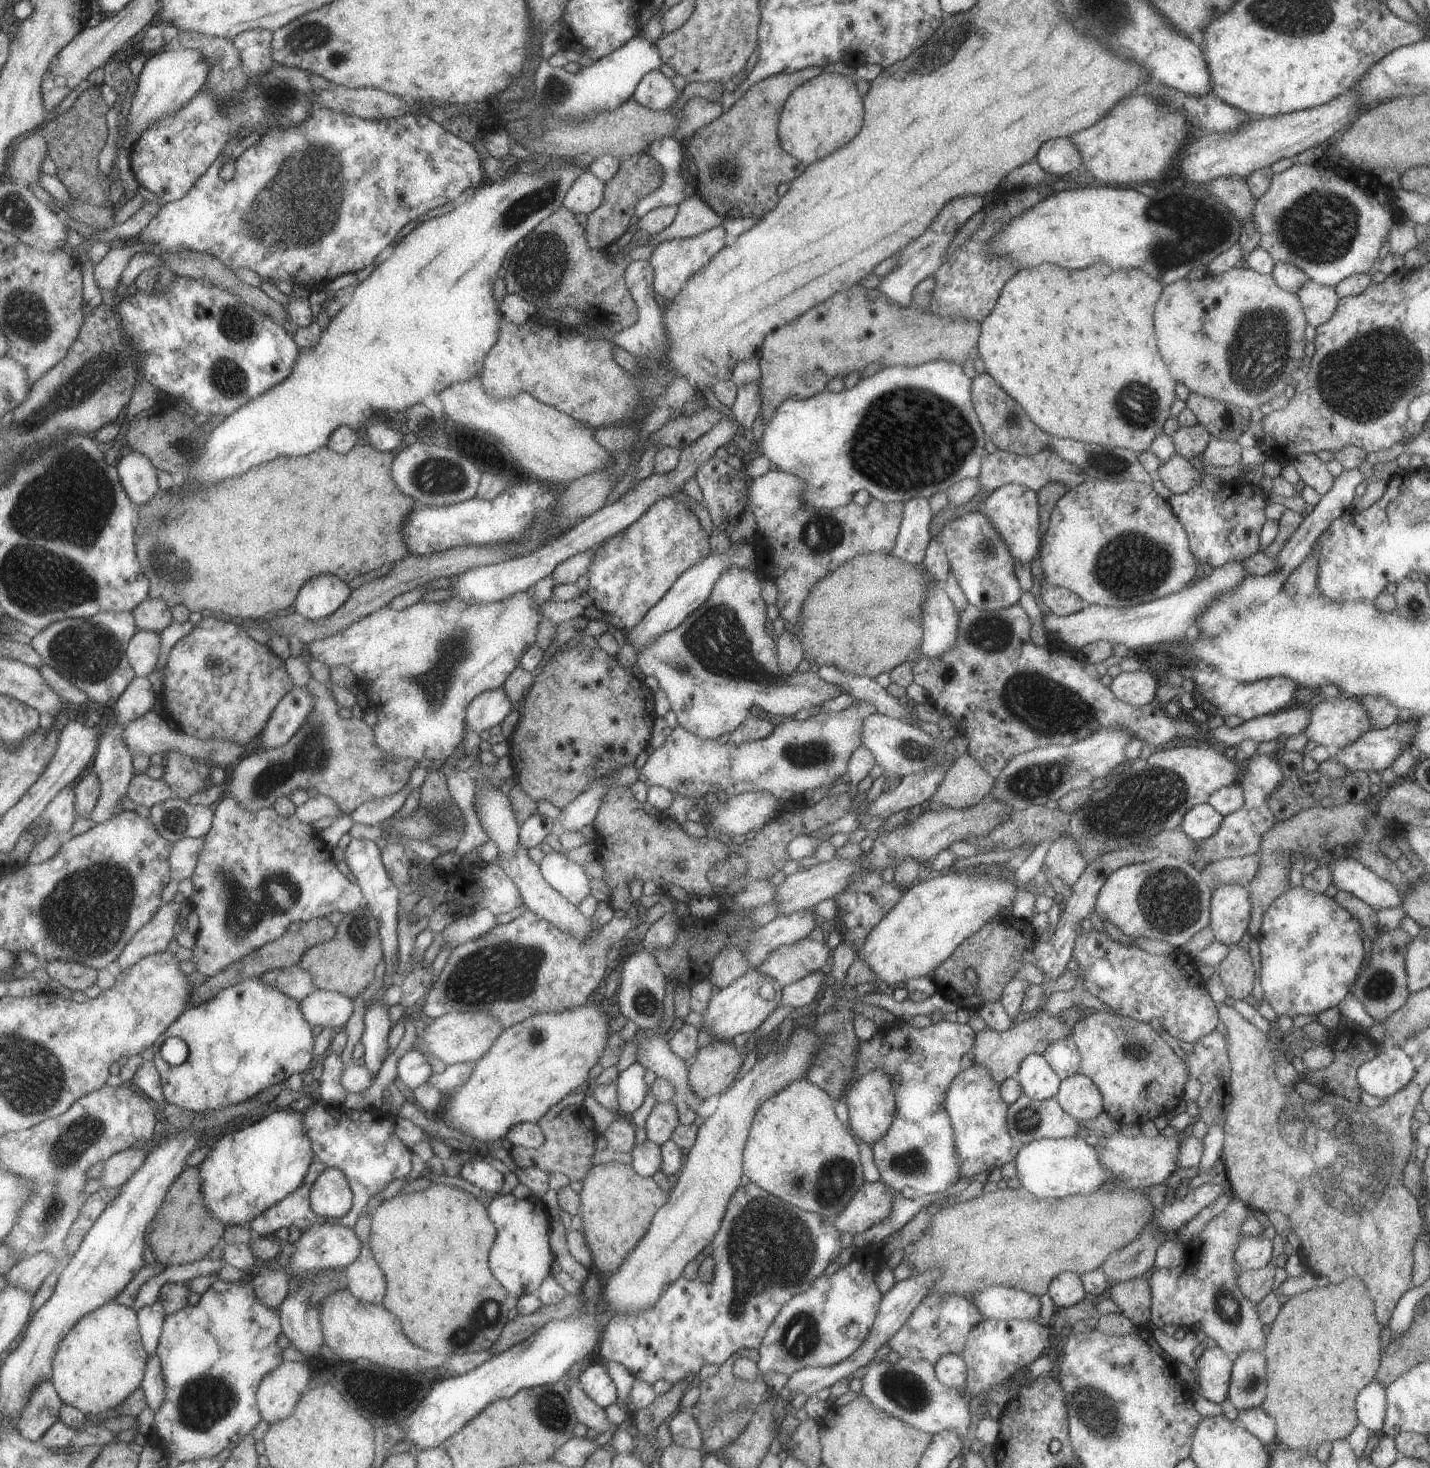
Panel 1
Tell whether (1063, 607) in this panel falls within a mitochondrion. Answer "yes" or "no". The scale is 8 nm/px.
no

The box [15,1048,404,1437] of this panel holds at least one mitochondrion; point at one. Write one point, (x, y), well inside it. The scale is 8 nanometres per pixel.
(68, 1146)

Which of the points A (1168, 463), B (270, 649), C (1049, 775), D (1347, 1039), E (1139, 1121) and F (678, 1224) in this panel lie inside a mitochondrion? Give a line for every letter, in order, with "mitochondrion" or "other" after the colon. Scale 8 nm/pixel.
A: other
B: other
C: mitochondrion
D: other
E: other
F: other

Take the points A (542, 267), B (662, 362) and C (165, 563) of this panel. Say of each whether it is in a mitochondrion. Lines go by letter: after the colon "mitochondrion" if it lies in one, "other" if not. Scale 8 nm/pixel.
A: mitochondrion
B: other
C: mitochondrion

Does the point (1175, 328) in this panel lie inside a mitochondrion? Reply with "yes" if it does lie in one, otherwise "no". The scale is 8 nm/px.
no

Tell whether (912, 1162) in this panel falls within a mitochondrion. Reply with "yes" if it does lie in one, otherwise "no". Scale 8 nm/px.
yes

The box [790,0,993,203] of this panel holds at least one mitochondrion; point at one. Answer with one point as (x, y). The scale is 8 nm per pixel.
(929, 62)

